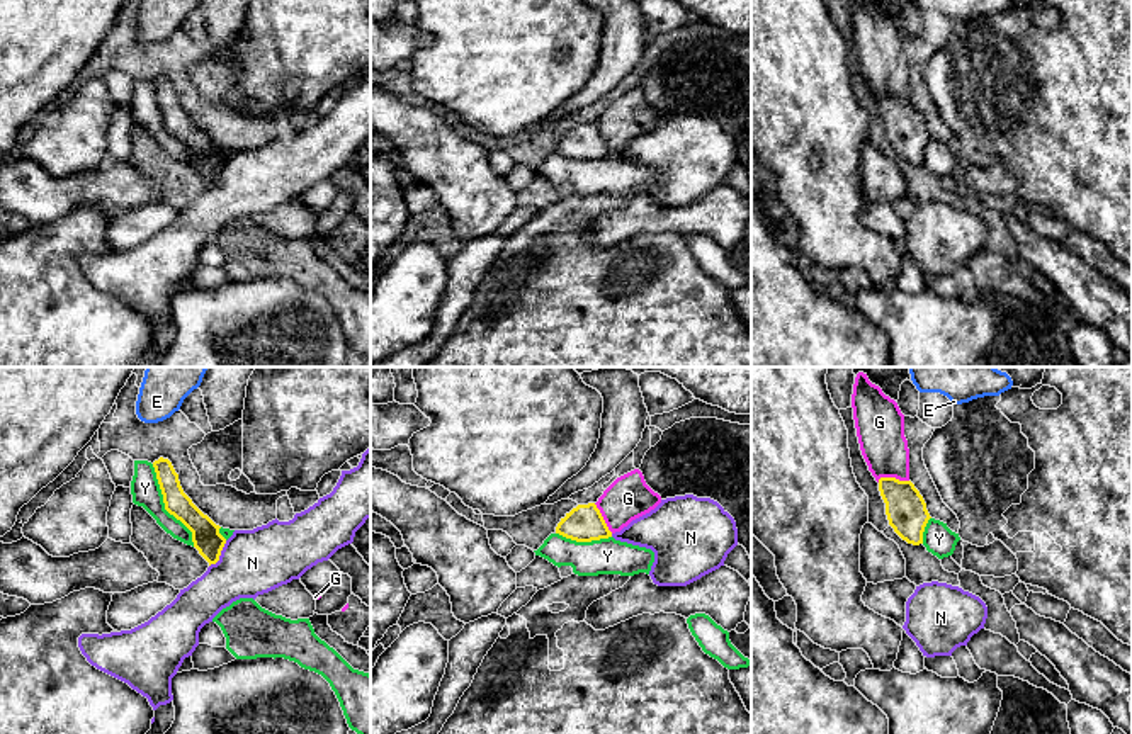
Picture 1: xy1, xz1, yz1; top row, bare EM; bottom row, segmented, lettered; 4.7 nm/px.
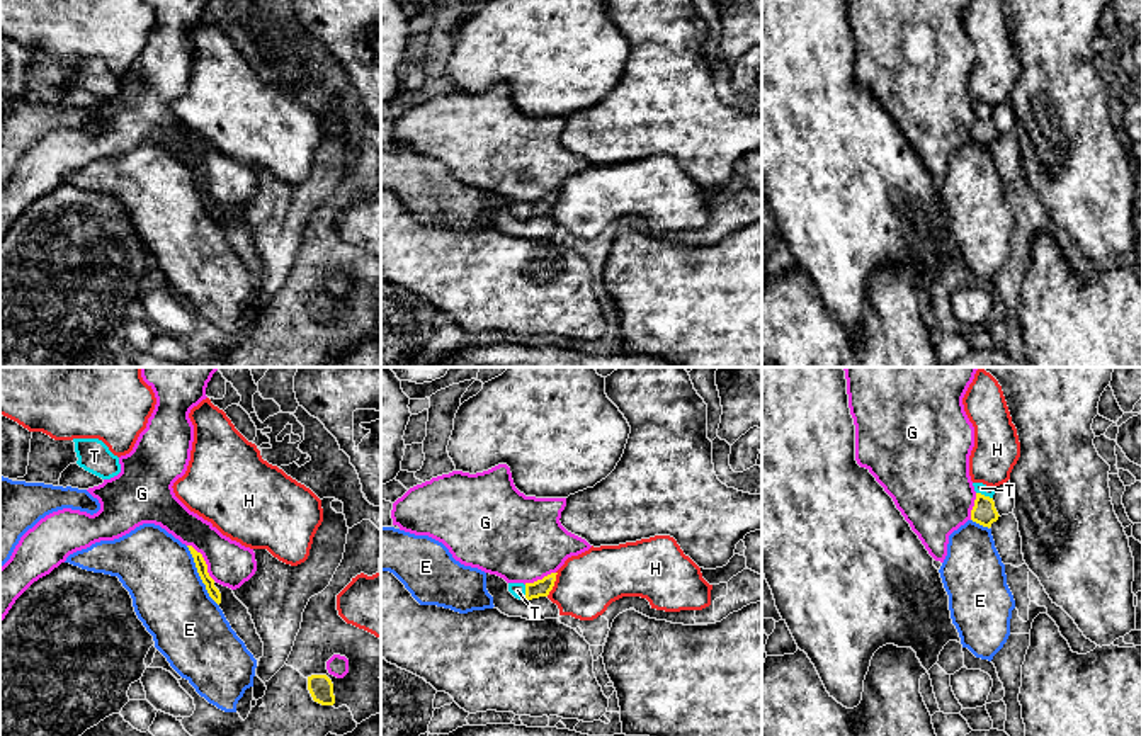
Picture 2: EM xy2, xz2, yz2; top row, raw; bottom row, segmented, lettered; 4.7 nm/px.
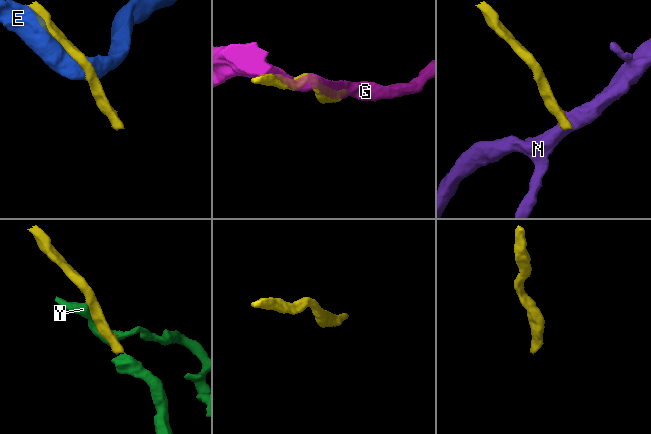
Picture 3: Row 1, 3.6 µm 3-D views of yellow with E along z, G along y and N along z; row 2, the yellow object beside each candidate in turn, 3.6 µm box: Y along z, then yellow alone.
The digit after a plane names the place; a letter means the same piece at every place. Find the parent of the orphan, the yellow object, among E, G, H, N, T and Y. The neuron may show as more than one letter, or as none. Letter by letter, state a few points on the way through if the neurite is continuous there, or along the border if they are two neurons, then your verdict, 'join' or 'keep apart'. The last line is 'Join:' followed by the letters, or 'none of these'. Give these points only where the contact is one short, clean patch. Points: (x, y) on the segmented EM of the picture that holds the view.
E: keep apart
G: keep apart
H: along xz2 (556, 571), (553, 588), (546, 595) | keep apart
N: along xy1 (226, 541), (220, 558), (209, 566) | keep apart
T: join
Y: keep apart
Join: T

